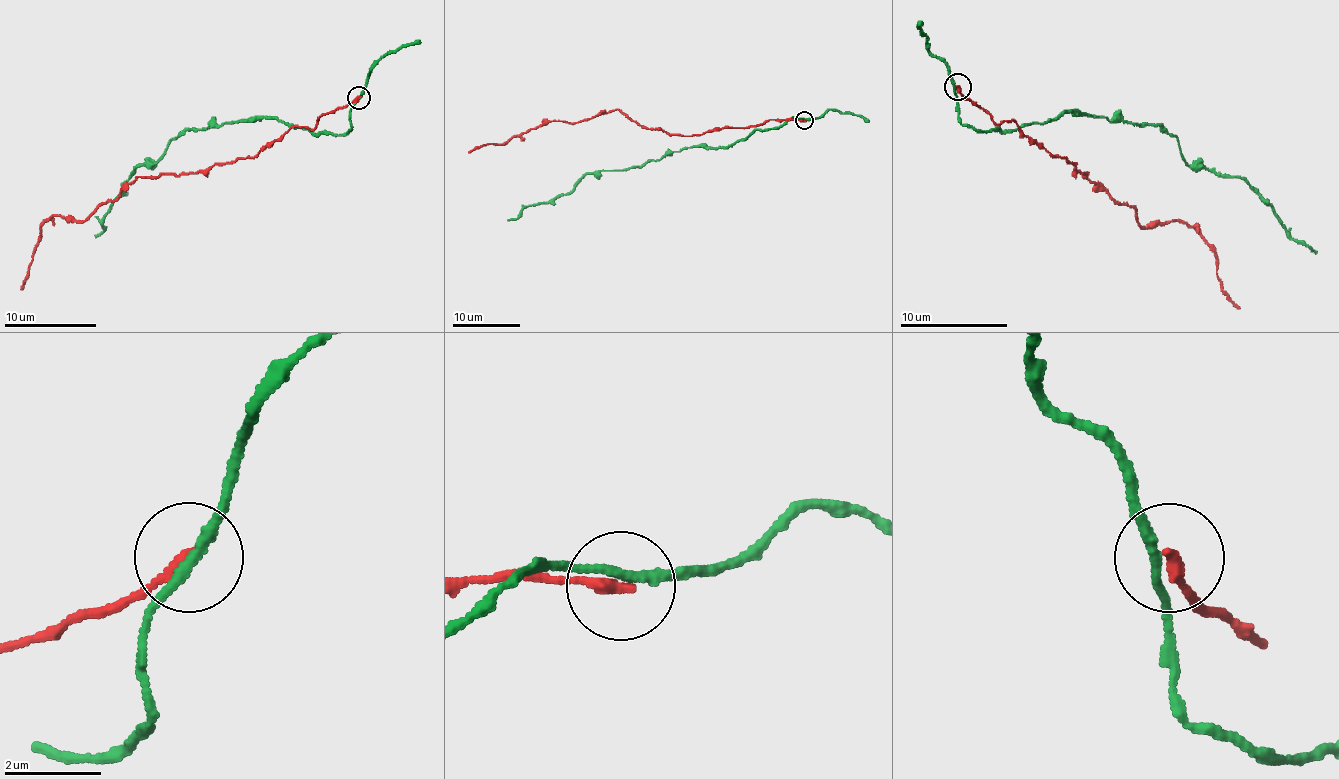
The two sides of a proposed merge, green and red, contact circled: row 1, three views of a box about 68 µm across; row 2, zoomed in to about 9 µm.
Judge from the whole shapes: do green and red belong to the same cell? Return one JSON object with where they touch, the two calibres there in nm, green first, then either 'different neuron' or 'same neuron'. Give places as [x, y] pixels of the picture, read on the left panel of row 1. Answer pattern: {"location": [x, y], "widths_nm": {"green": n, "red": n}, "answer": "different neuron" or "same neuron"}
{"location": [358, 97], "widths_nm": {"green": 200, "red": 260}, "answer": "different neuron"}

